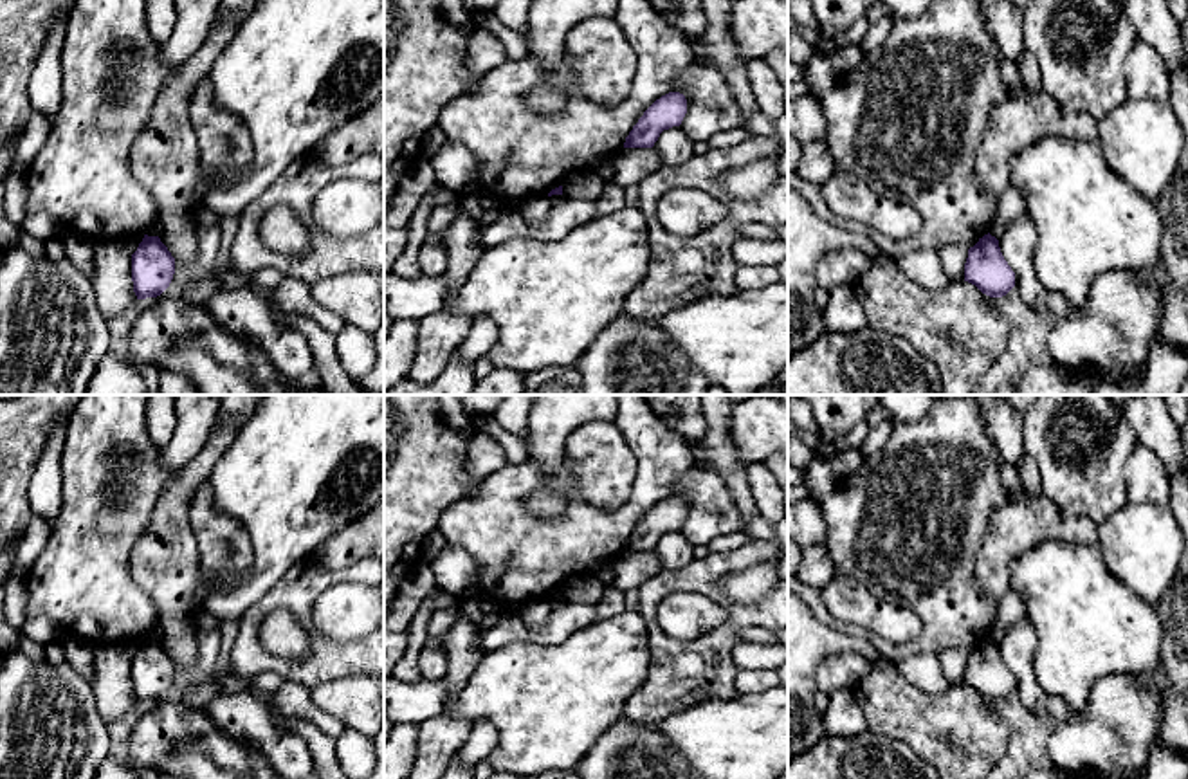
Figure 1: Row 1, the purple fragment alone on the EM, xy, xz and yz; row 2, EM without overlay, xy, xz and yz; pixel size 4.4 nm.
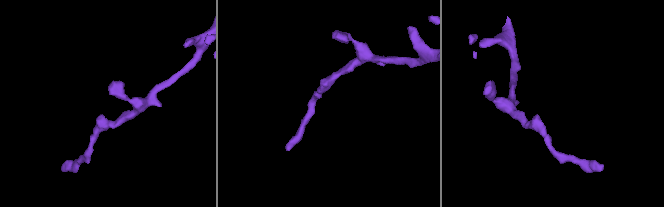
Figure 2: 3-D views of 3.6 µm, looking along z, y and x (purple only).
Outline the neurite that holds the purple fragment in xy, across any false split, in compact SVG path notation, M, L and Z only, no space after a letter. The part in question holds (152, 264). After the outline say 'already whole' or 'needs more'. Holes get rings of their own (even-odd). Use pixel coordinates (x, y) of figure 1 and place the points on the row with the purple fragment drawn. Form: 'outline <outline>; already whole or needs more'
outline M144 234L137 251L132 254L132 281L137 299L157 298L171 283L175 258L159 236Z; already whole

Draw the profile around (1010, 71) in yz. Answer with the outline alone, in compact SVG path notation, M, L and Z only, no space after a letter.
M1002 58L1001 72L1011 90L1019 90L1022 87L1022 78L1015 61Z

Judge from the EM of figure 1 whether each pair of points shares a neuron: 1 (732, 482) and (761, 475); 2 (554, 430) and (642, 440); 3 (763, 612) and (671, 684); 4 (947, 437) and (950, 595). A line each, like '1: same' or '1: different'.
1: different
2: different
3: same
4: same

